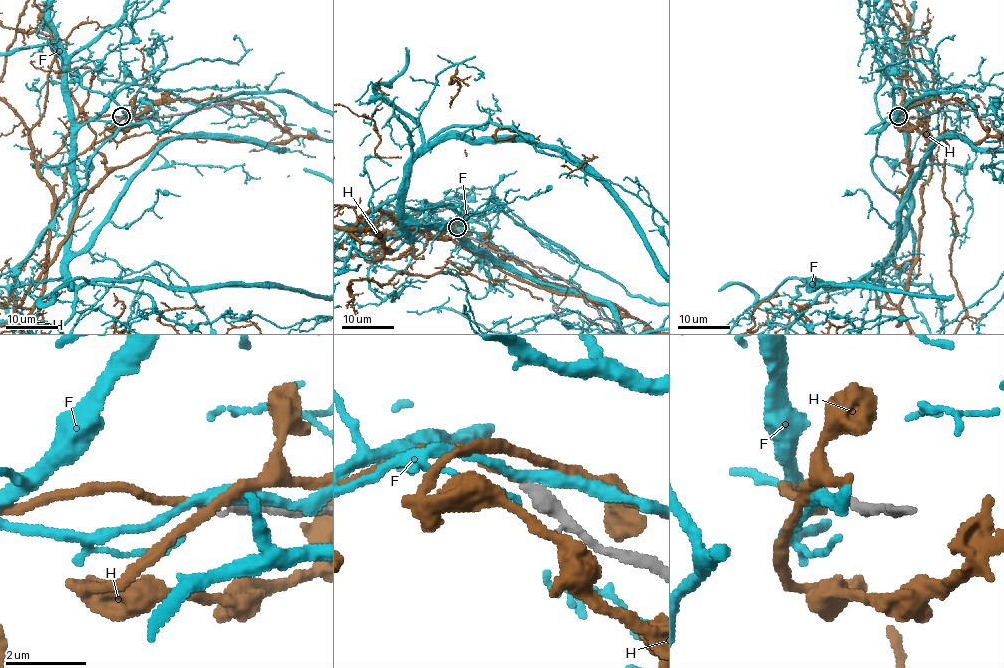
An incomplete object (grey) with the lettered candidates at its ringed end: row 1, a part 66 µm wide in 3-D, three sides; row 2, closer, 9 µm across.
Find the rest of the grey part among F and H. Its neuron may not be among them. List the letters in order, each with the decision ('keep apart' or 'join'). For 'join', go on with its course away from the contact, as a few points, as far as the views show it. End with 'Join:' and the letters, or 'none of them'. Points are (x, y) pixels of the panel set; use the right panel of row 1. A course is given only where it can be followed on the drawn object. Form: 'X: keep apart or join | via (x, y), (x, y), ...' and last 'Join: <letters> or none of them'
F: keep apart
H: join
Join: H

